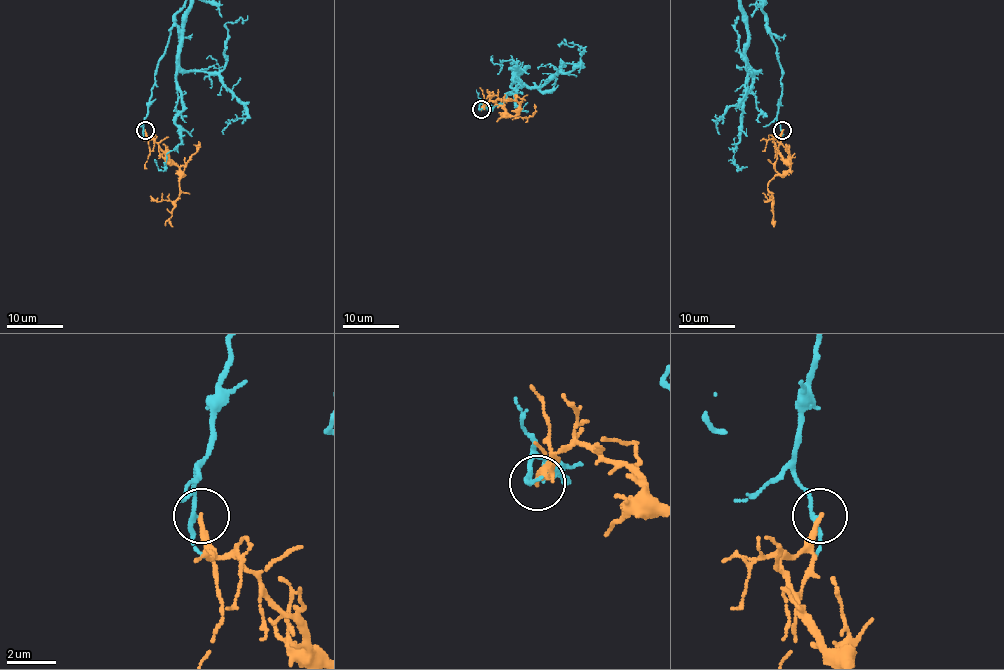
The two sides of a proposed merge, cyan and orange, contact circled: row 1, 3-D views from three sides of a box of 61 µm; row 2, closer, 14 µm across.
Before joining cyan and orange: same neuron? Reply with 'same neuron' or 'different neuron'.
different neuron

